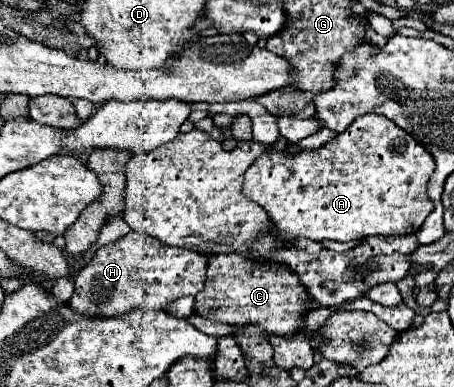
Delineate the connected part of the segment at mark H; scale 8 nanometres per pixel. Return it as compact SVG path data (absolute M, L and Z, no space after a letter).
M131 230L125 238L119 238L117 242L111 242L107 246L101 246L93 260L77 274L75 278L75 292L69 300L69 306L79 314L91 314L91 316L117 316L125 310L131 310L131 306L145 306L145 308L165 308L165 304L183 298L183 296L195 296L201 292L201 286L205 284L205 272L207 272L207 258L199 252L167 246L161 240L149 236L149 234L137 234Z

